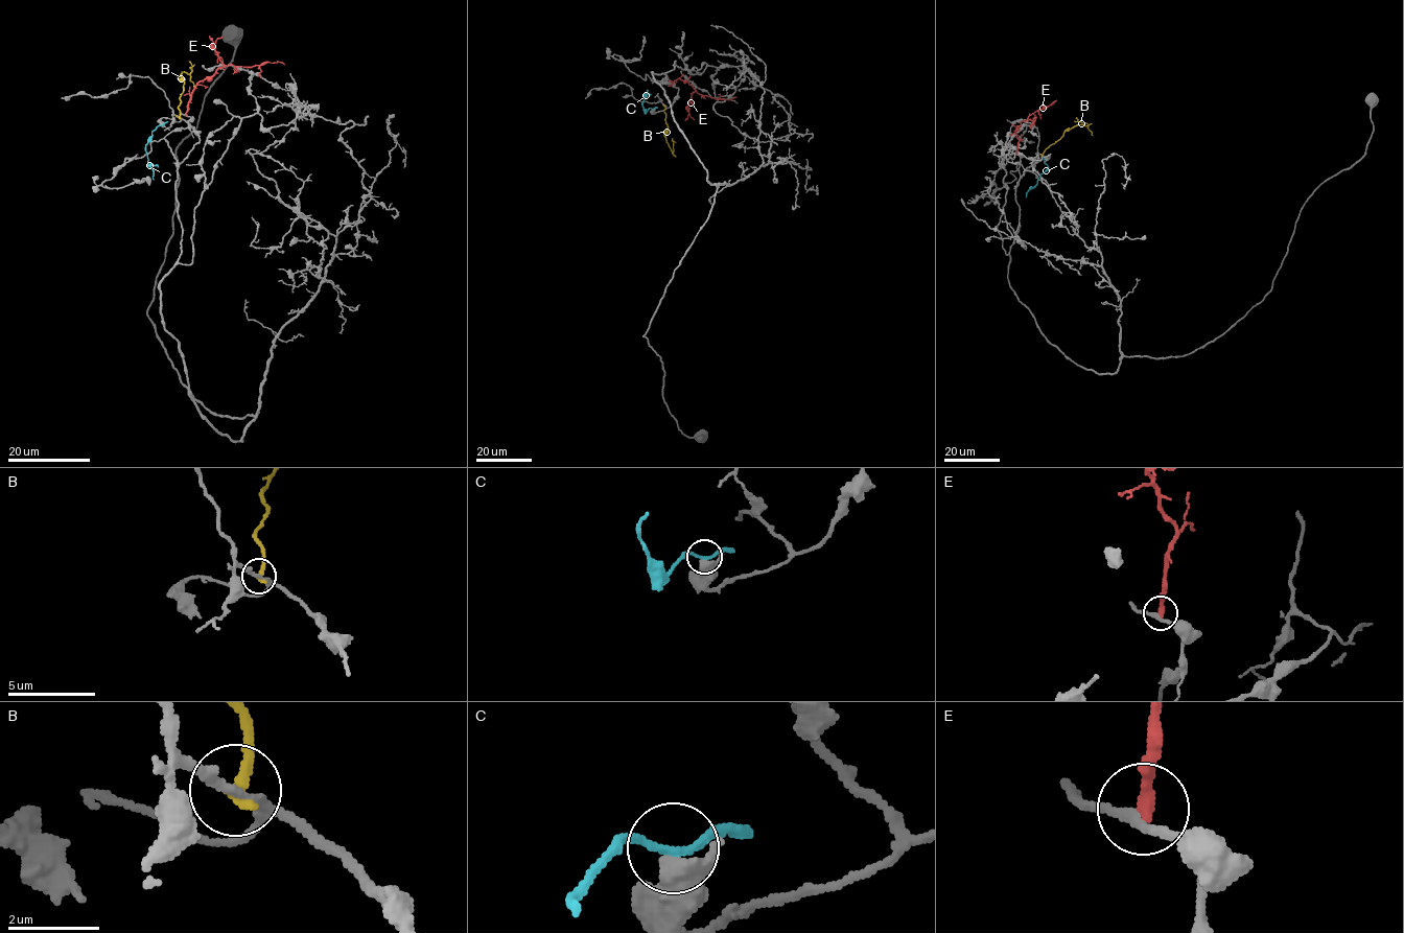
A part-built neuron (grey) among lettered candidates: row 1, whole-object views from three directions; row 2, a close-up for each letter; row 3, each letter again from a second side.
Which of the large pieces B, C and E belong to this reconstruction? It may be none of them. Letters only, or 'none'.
none

